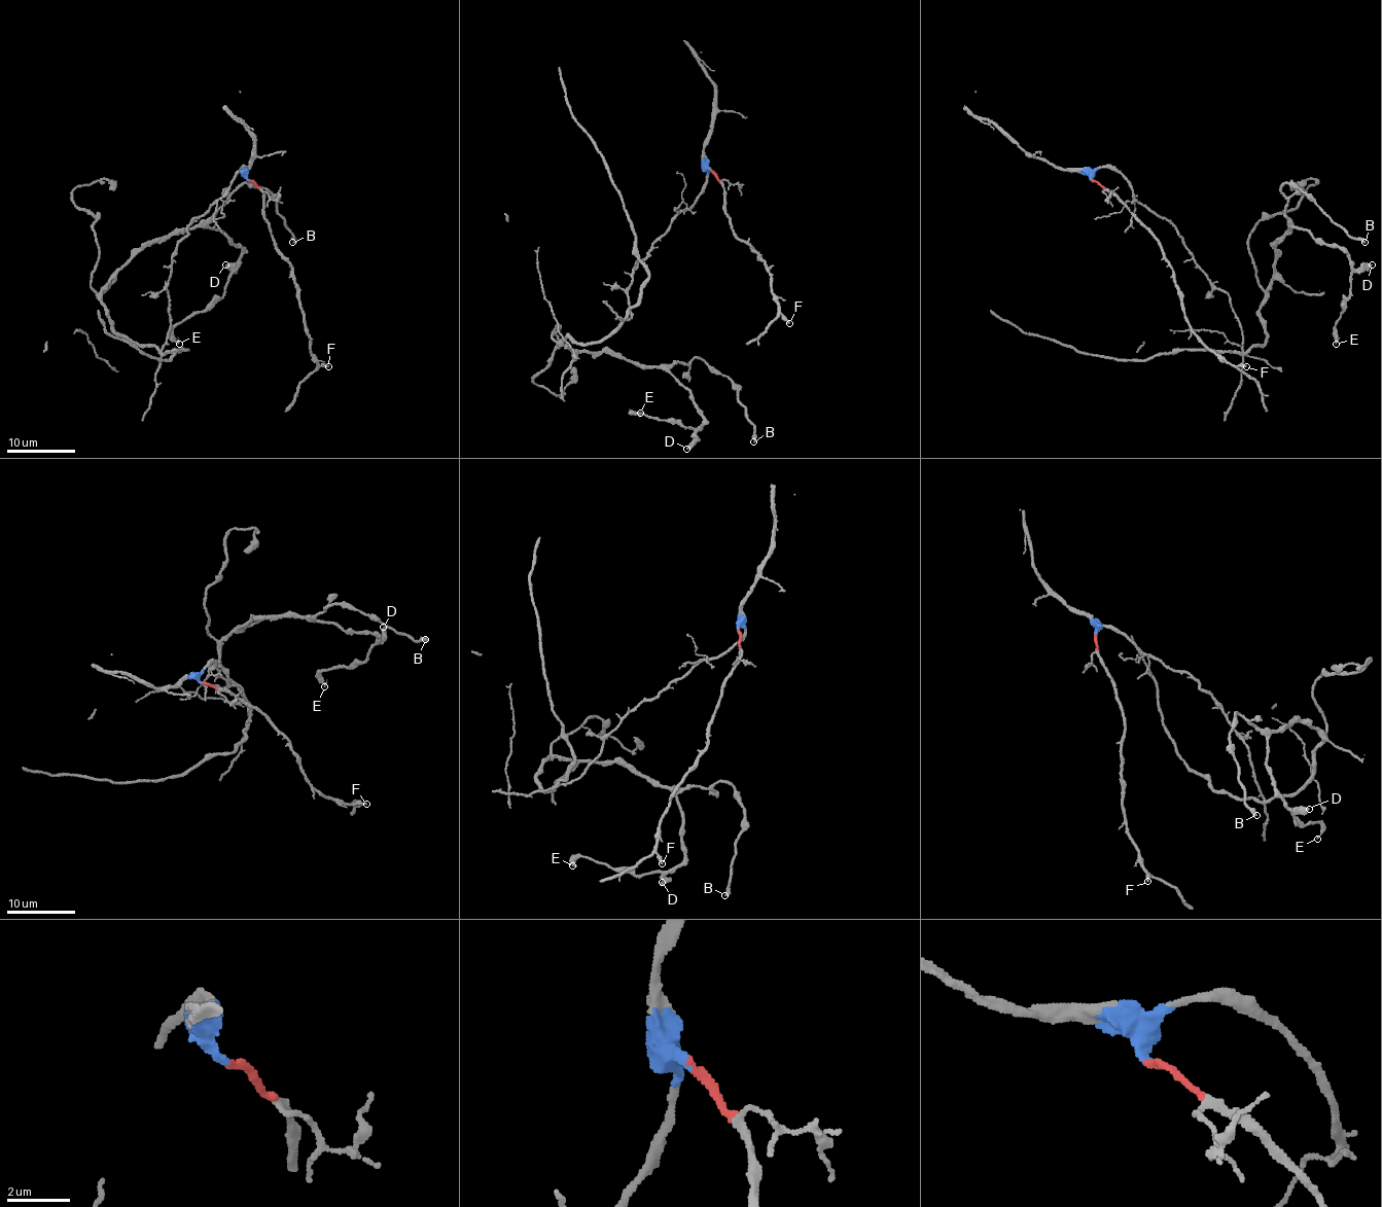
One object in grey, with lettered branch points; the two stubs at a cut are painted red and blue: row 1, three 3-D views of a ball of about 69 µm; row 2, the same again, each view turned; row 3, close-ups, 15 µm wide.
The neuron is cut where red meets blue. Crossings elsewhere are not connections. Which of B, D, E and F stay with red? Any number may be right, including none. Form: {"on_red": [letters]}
{"on_red": ["F"]}

